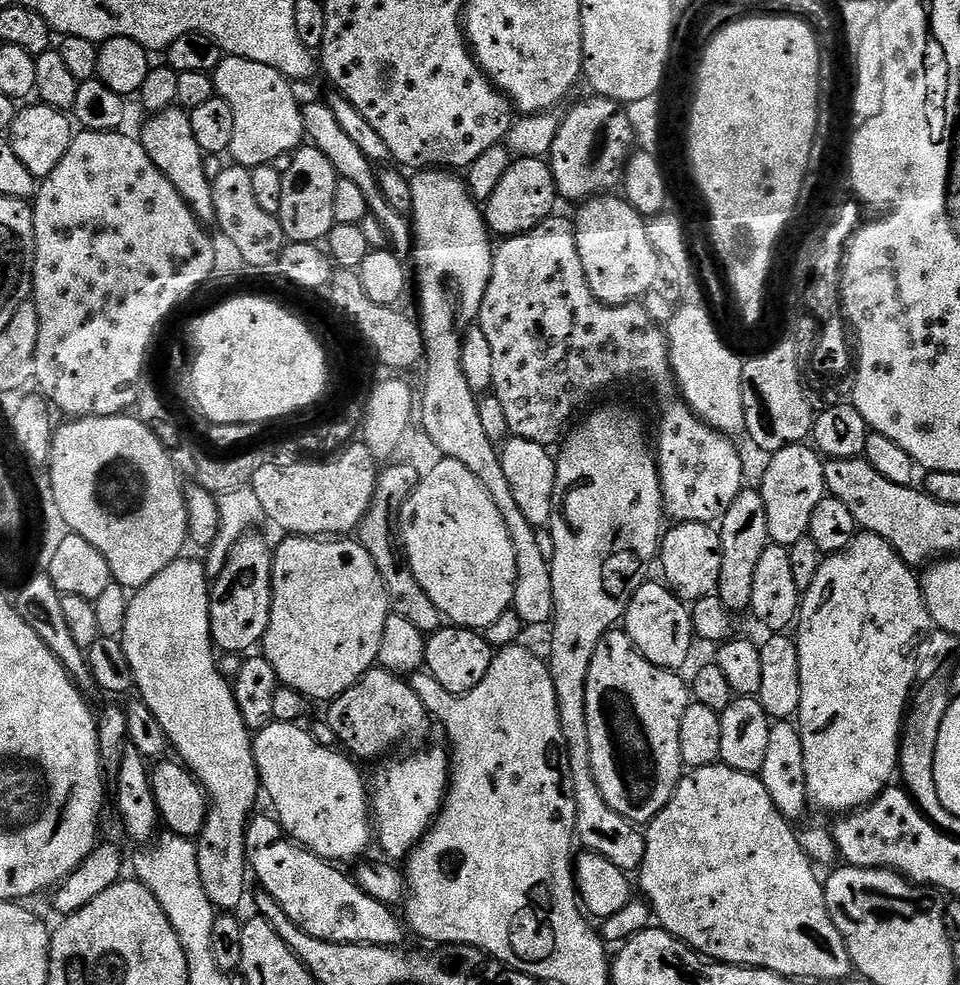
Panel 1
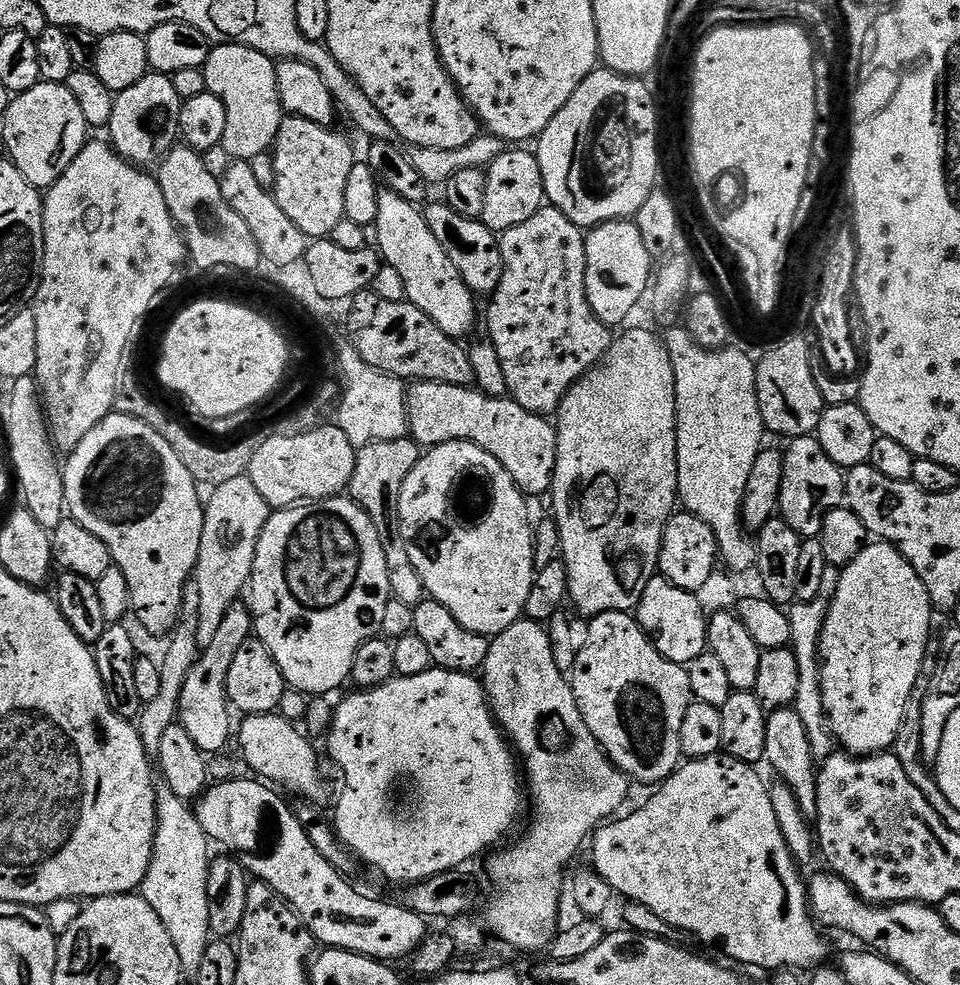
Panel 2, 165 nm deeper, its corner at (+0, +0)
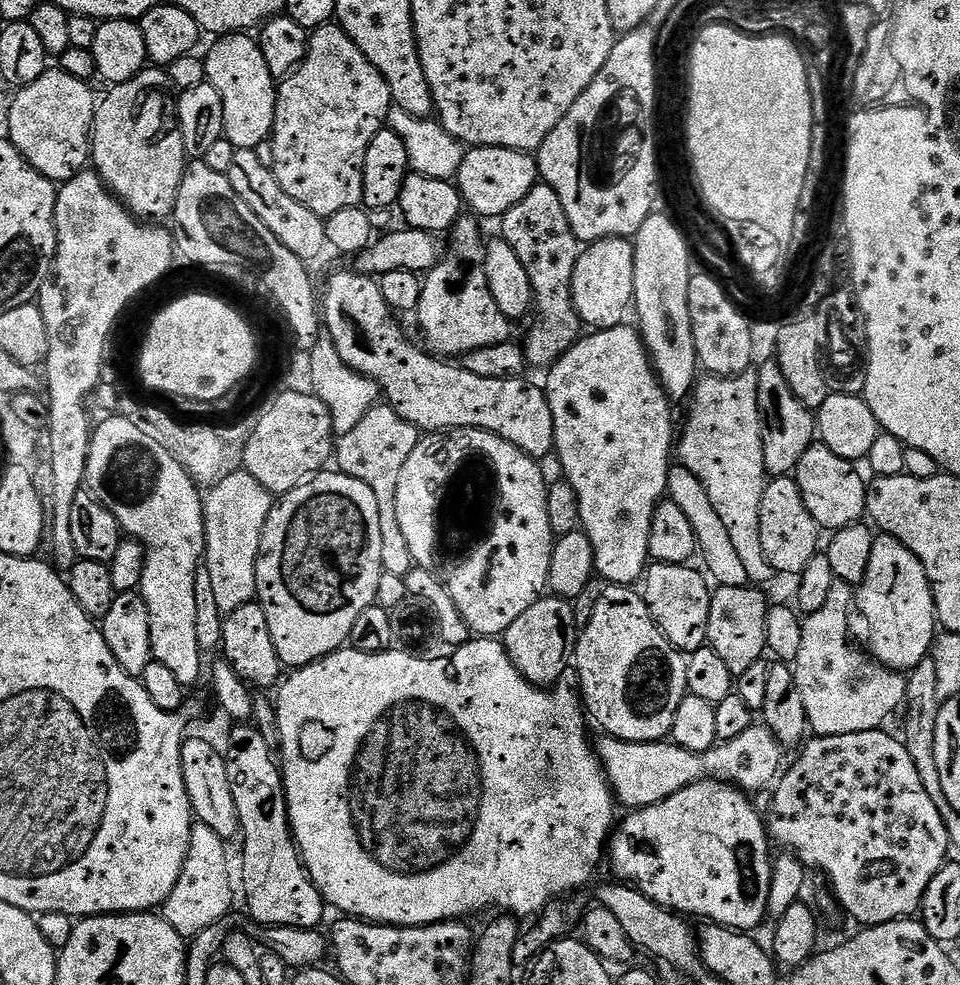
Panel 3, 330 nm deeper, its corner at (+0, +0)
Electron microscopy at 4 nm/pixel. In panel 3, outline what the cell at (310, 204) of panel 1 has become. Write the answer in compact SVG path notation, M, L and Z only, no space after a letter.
M333 22L315 29L309 35L303 63L277 85L274 126L270 137L270 167L282 190L286 190L294 202L302 202L306 210L314 210L314 214L325 218L338 214L338 210L361 207L364 199L362 166L366 162L366 150L374 134L387 125L392 107L392 95L386 80L343 28Z

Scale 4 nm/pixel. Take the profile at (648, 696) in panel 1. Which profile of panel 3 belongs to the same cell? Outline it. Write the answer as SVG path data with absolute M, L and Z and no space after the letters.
M608 586L605 592L596 600L596 605L592 608L592 617L588 620L588 625L584 628L584 633L580 636L580 641L575 641L574 656L576 652L576 676L580 679L578 683L578 691L582 697L584 711L601 729L601 733L614 737L615 740L625 740L626 742L642 742L643 744L654 744L664 742L671 737L672 727L674 726L674 714L678 710L678 706L682 706L682 698L689 695L687 668L688 661L685 653L677 650L673 644L665 638L662 630L658 630L658 626L654 622L654 618L650 614L648 604L644 601L643 595L639 591L633 590L628 586Z

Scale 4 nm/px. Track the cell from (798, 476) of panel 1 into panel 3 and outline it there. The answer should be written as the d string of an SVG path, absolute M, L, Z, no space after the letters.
M813 442L798 462L794 479L802 492L802 502L821 529L834 533L851 524L859 524L868 510L868 484L856 473L857 465L846 458L838 458L825 444Z

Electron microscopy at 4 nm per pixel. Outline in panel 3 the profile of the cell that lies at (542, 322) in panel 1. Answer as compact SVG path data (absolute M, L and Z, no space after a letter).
M538 182L499 221L503 240L510 246L514 246L514 254L518 254L518 262L526 266L526 274L532 287L532 303L534 305L534 317L536 321L532 324L532 329L528 332L528 337L522 340L525 361L536 368L551 369L552 365L580 339L582 335L582 321L576 312L576 307L572 301L572 279L574 278L574 266L578 262L582 251L581 241L576 239L574 230L568 221L568 210L566 200L563 195L560 196L555 187L551 184Z

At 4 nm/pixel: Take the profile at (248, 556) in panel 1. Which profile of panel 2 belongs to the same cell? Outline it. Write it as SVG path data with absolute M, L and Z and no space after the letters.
M238 602L229 610L226 618L222 618L222 626L218 626L218 631L214 634L214 642L210 642L210 646L201 651L196 659L196 665L188 671L180 695L178 723L190 734L194 745L205 754L222 751L227 746L228 739L231 736L233 739L234 720L232 724L233 713L228 702L226 678L230 674L231 664L234 663L234 654L238 654L242 642L253 639L253 636L252 613L245 605L243 608L243 603Z

